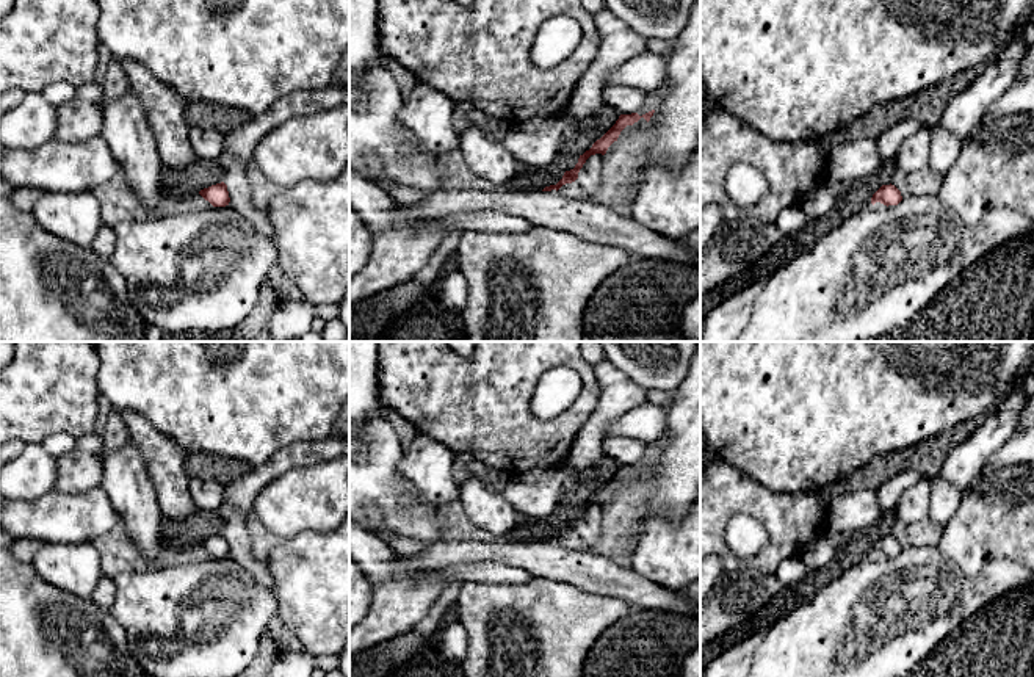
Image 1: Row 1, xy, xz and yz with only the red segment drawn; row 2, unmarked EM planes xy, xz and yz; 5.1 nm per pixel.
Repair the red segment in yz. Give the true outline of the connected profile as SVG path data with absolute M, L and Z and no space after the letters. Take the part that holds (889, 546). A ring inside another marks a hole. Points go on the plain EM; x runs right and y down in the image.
M882 536L871 548L871 555L898 556L902 552L901 542L895 536Z

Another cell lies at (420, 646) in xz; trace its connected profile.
M406 633L368 650L349 655L349 677L392 677L418 655L434 653L436 643Z

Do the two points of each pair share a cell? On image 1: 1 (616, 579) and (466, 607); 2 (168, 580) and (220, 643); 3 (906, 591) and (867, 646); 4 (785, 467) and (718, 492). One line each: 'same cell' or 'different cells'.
1: different cells
2: same cell
3: same cell
4: different cells

